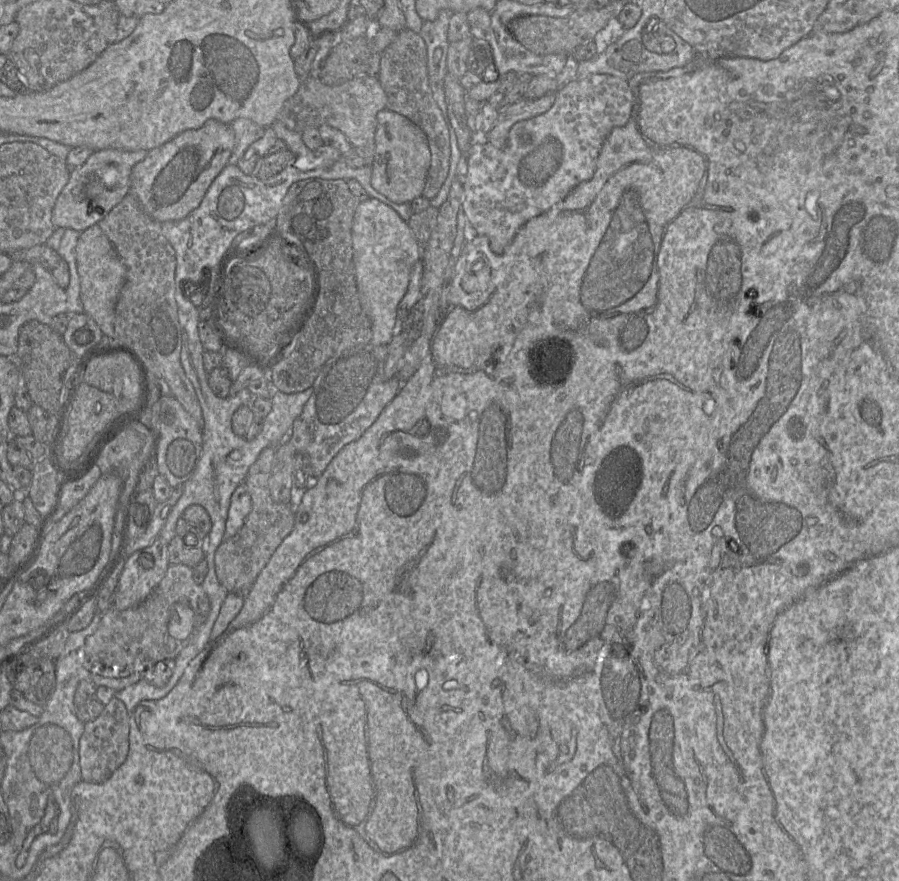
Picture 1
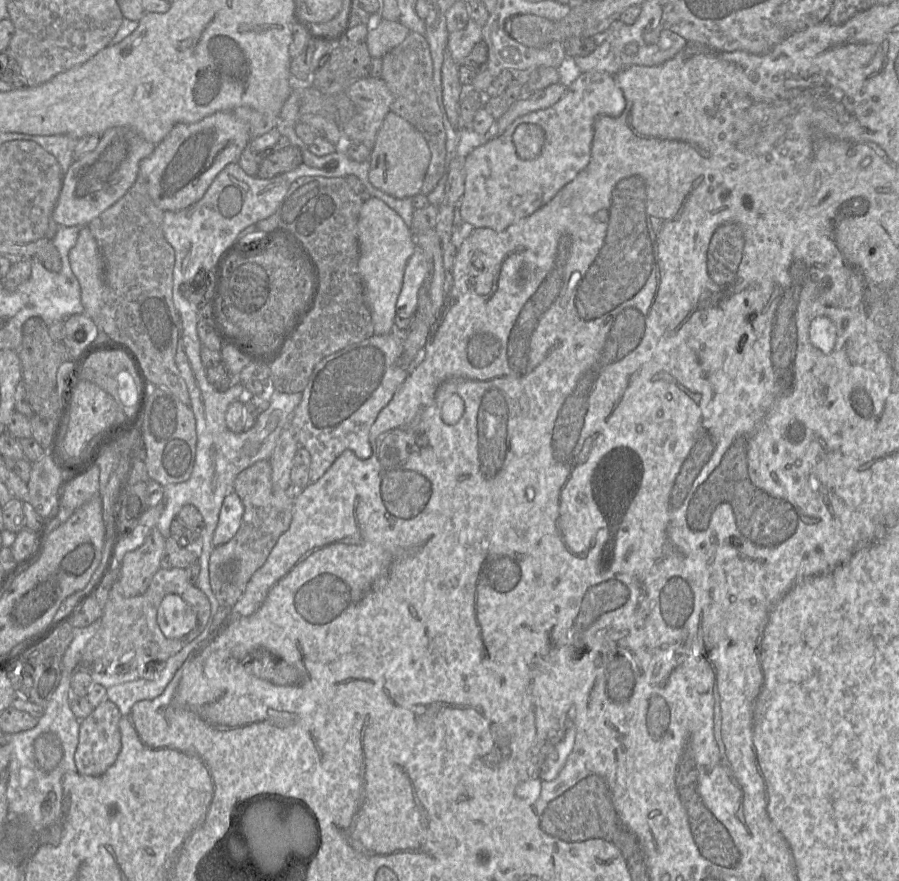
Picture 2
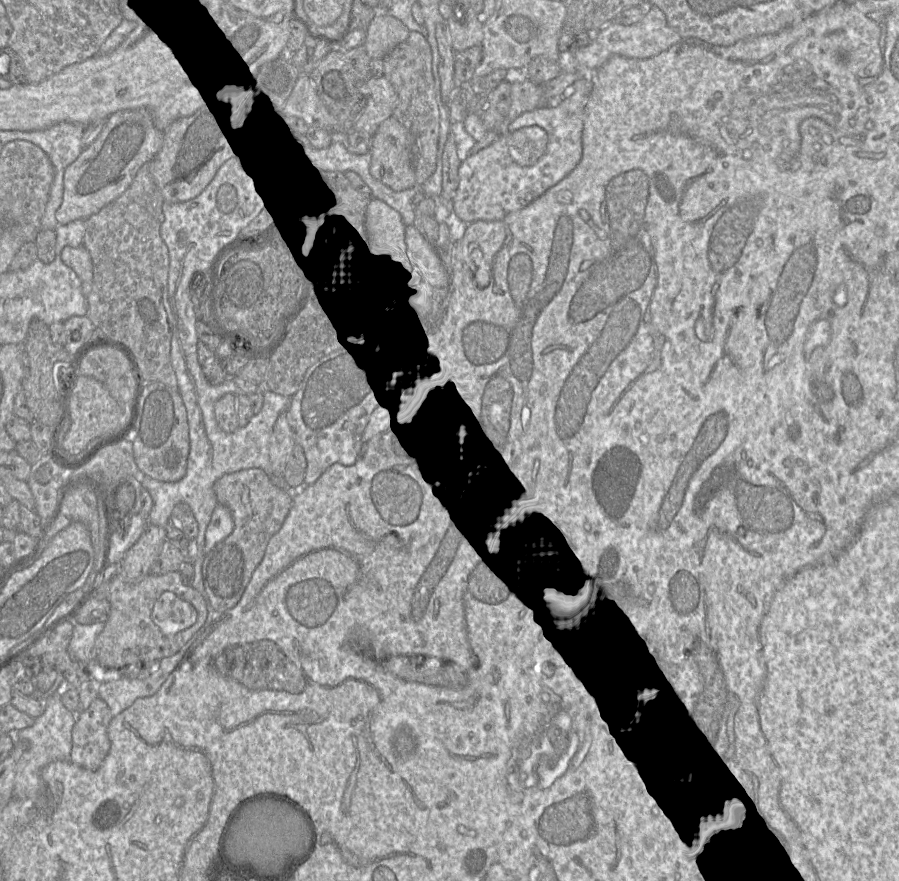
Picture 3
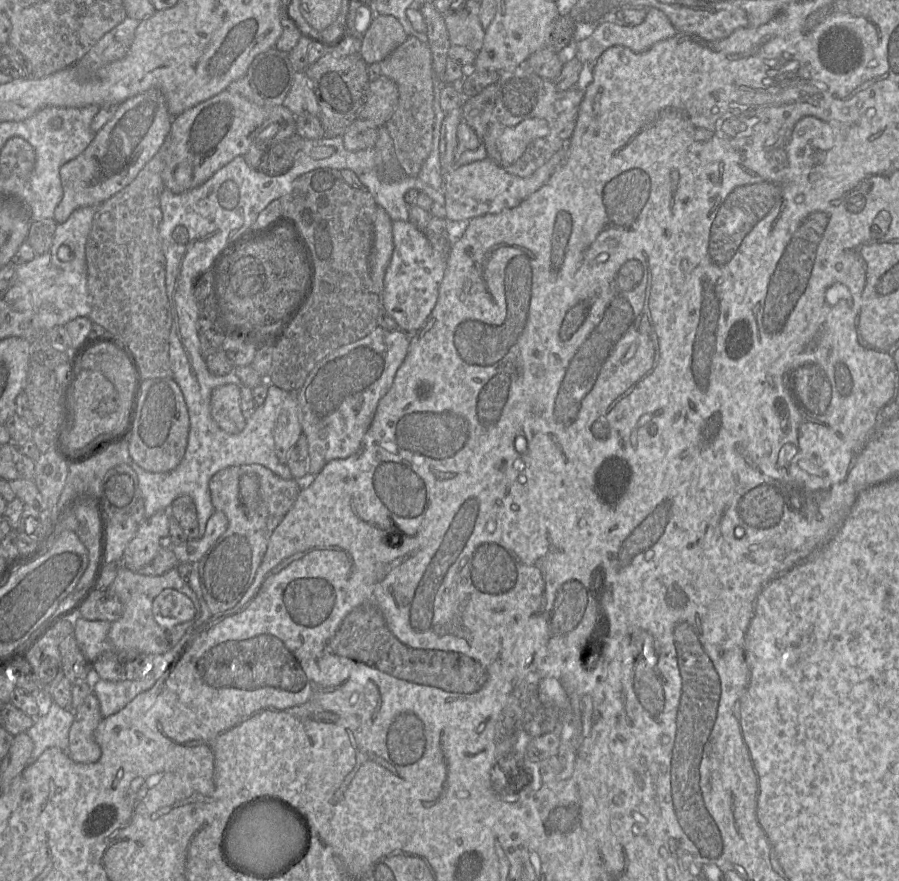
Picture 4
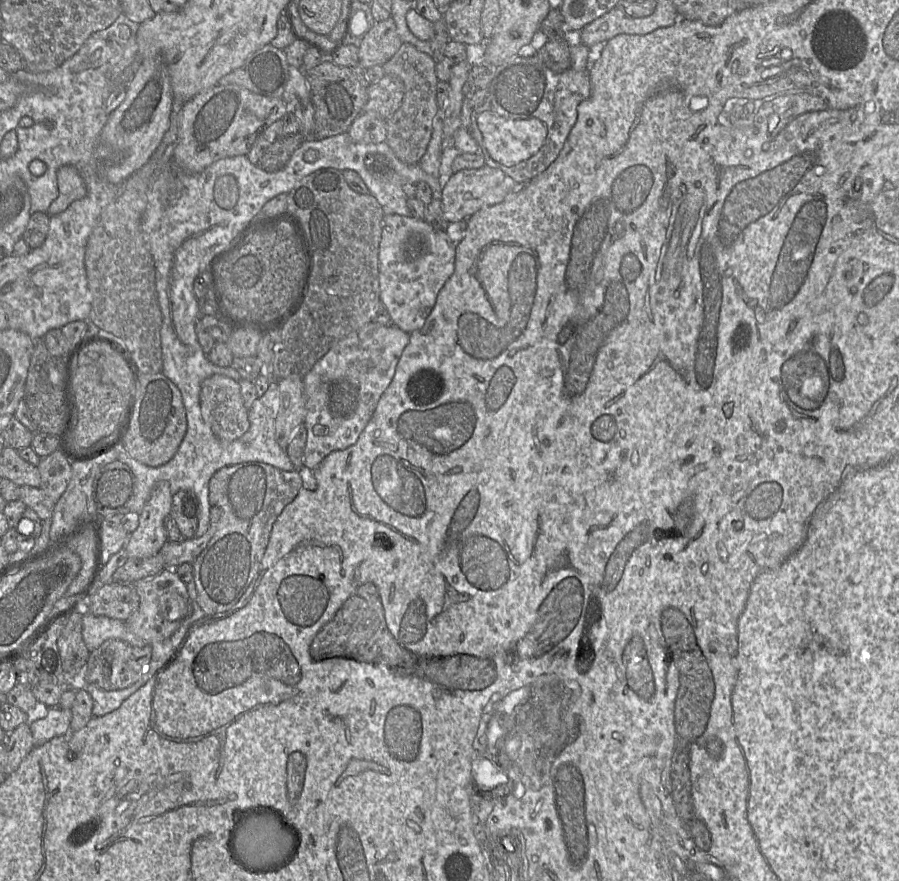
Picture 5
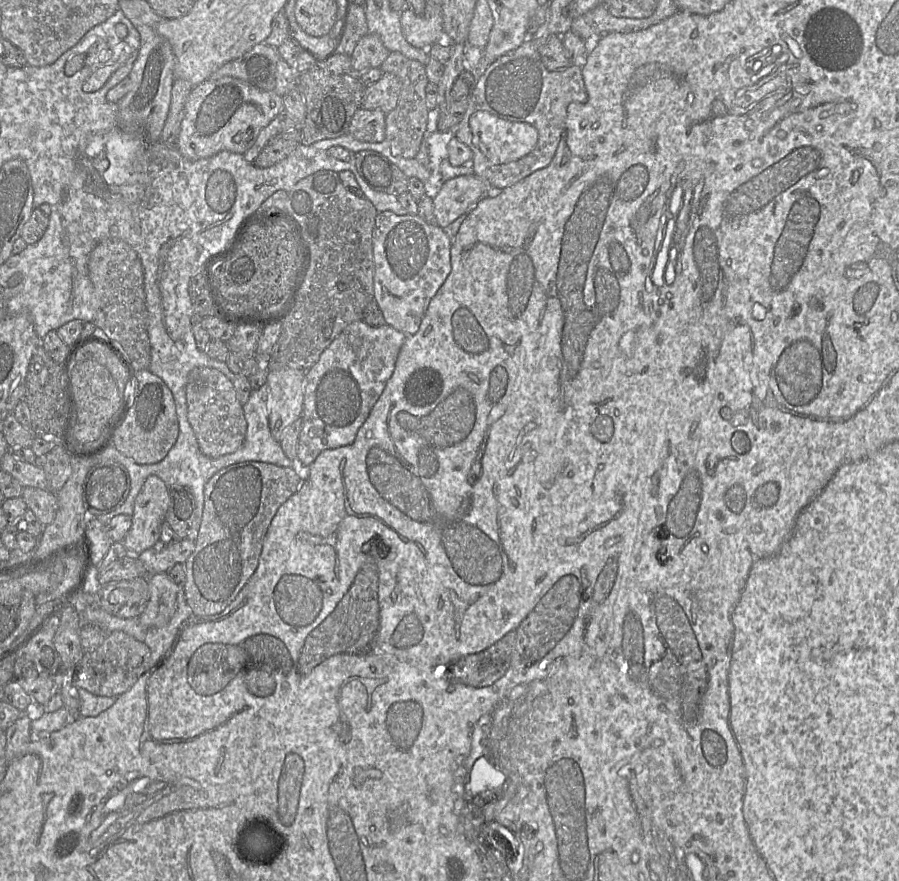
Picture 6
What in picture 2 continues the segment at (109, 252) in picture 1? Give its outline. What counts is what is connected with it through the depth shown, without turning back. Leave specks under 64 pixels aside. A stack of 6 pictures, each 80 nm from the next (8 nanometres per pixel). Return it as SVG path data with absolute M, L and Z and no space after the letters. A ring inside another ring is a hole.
M82 226L80 229L76 244L69 251L69 261L71 269L80 284L81 301L85 313L96 323L95 319L103 307L104 263L97 241L88 226Z

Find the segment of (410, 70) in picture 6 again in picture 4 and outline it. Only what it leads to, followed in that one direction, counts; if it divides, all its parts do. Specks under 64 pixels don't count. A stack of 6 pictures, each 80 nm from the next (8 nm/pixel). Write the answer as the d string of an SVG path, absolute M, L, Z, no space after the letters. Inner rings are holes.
M408 36L380 65L382 75L393 80L399 92L397 108L385 126L393 140L396 157L404 173L410 177L418 177L433 145L435 112L430 47L415 36Z

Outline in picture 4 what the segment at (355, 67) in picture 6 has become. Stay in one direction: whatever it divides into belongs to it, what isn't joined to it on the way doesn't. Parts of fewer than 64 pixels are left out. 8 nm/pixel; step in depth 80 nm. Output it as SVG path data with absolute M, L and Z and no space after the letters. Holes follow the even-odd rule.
M375 15L361 44L360 55L370 65L387 58L404 43L408 35L392 15Z

